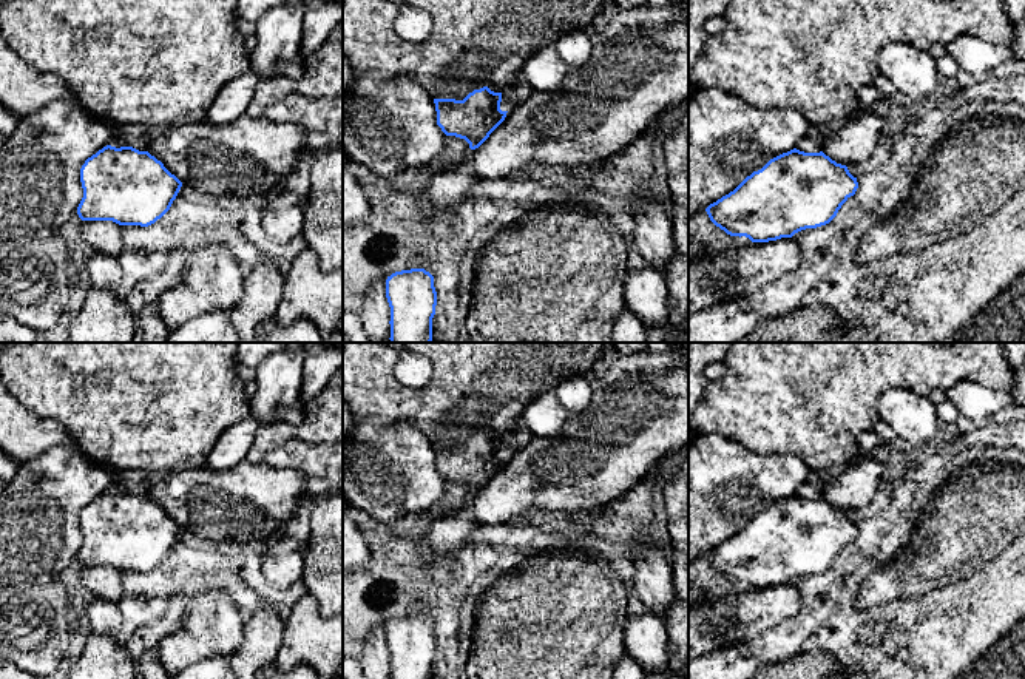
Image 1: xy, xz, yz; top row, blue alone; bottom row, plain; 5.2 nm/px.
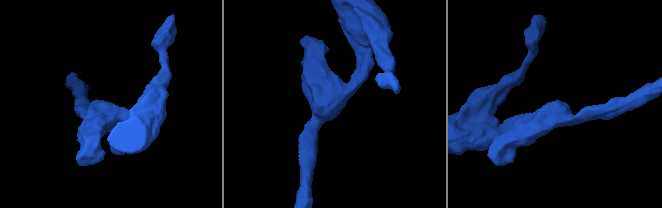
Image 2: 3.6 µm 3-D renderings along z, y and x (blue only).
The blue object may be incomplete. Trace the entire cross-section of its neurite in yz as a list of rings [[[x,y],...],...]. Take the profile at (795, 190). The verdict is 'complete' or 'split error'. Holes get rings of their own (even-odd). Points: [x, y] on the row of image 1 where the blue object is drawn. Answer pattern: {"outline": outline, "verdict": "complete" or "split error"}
{"outline": [[[793,148],[770,159],[705,211],[730,236],[769,242],[829,224],[857,188],[846,165],[823,151]]], "verdict": "complete"}

